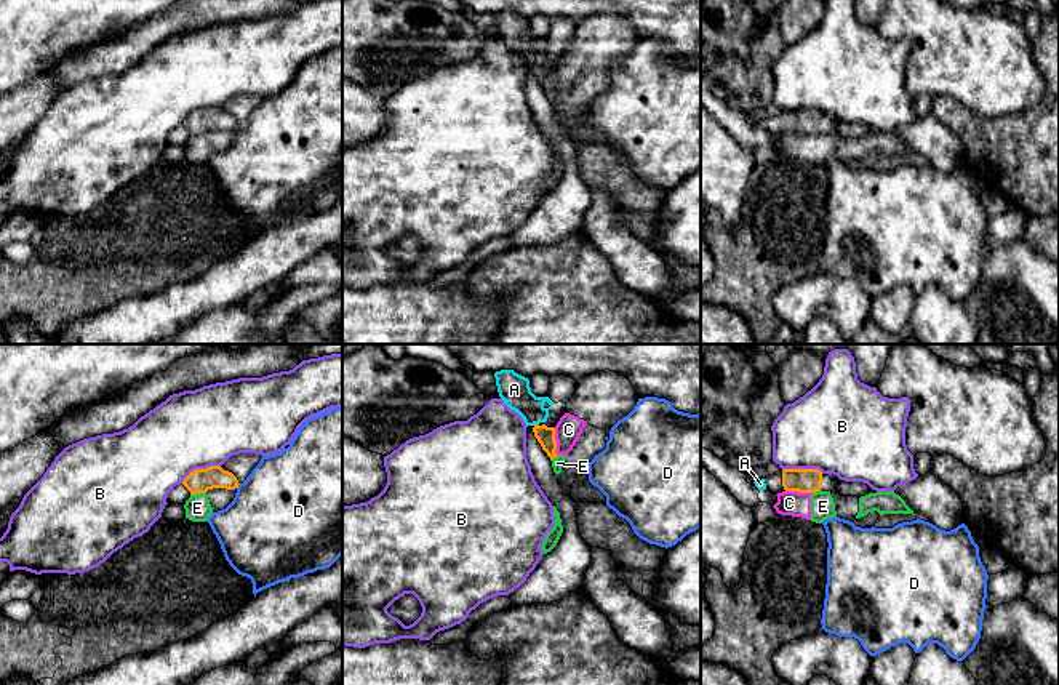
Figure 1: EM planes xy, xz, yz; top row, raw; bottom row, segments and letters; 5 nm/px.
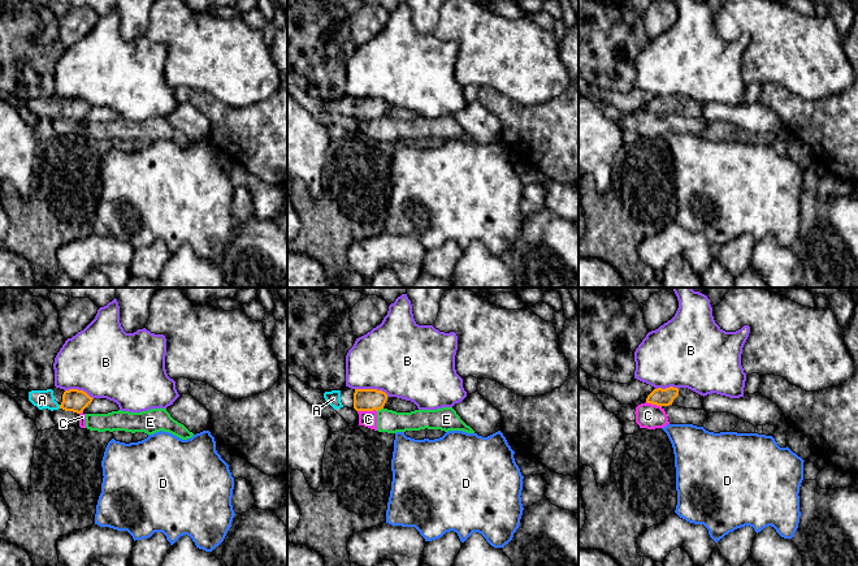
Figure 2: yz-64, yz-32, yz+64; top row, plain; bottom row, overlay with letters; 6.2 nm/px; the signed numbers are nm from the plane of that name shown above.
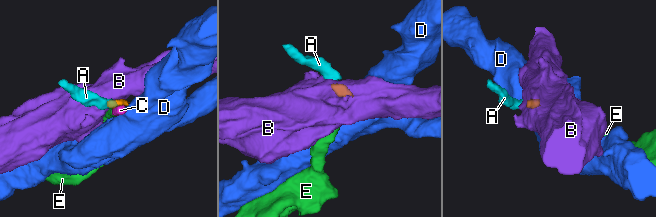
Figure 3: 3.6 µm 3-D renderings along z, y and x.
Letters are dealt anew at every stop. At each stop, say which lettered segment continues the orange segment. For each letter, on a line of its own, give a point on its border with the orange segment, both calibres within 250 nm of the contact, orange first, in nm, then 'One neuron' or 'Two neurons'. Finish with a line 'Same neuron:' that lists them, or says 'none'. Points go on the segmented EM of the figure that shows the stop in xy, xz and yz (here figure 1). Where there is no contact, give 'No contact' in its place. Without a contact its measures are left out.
A: Touches orange at xz (535, 424). Thickness 100 nm (orange) against 160 nm. One neuron
B: Touches orange at xy (200, 469). Thickness 120 nm (orange) against 400 nm. Two neurons
C: Touches orange at xz (555, 442). Thickness 100 nm (orange) against 130 nm. Two neurons
D: Touches orange at xy (237, 487). Thickness 120 nm (orange) against 480 nm. Two neurons
E: Touches orange at xy (197, 493). Thickness 120 nm (orange) against 130 nm. Two neurons
Same neuron: A

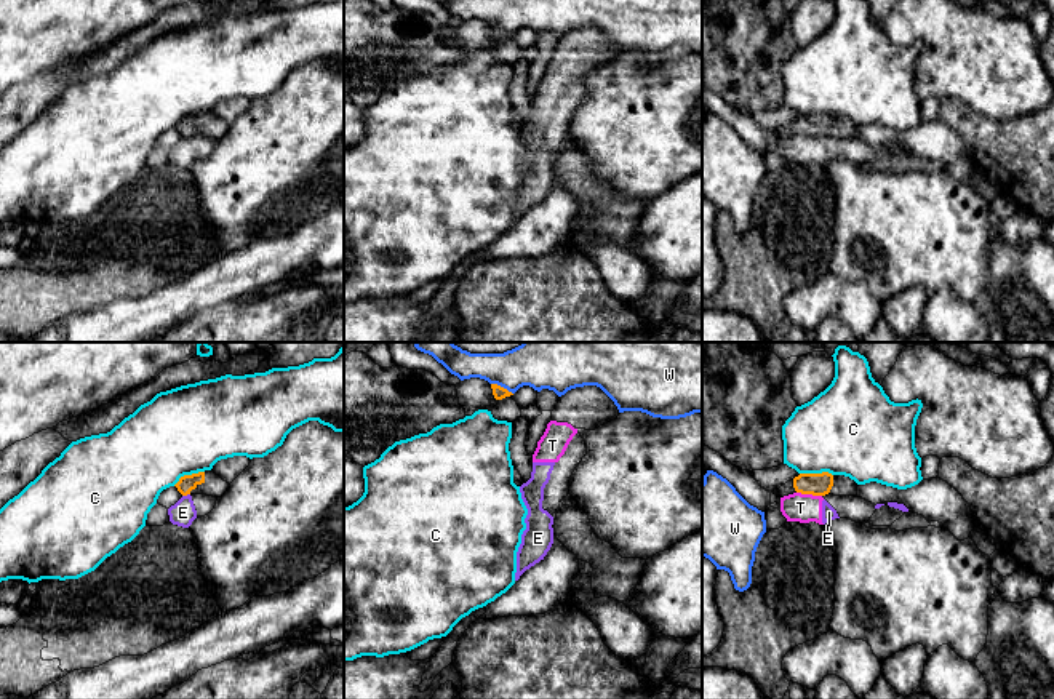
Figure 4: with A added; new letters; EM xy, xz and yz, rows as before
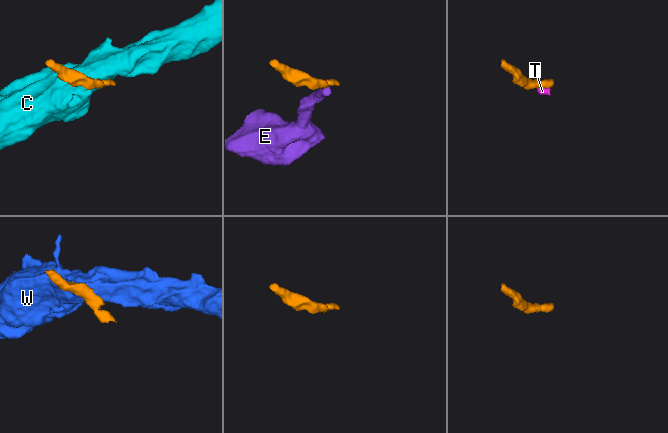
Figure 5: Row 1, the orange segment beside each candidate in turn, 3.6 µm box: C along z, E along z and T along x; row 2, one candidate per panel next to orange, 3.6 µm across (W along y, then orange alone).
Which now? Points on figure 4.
C: Touches orange at yz (816, 474). Thickness 110 nm (orange) against 440 nm. Two neurons
E: Touches orange at xy (186, 495). Thickness 90 nm (orange) against 120 nm. Two neurons
T: Touches orange at yz (810, 493). Thickness 110 nm (orange) against 140 nm. Two neurons
W: Touches orange at xz (503, 387). Thickness 70 nm (orange) against 280 nm. Two neurons
Same neuron: none

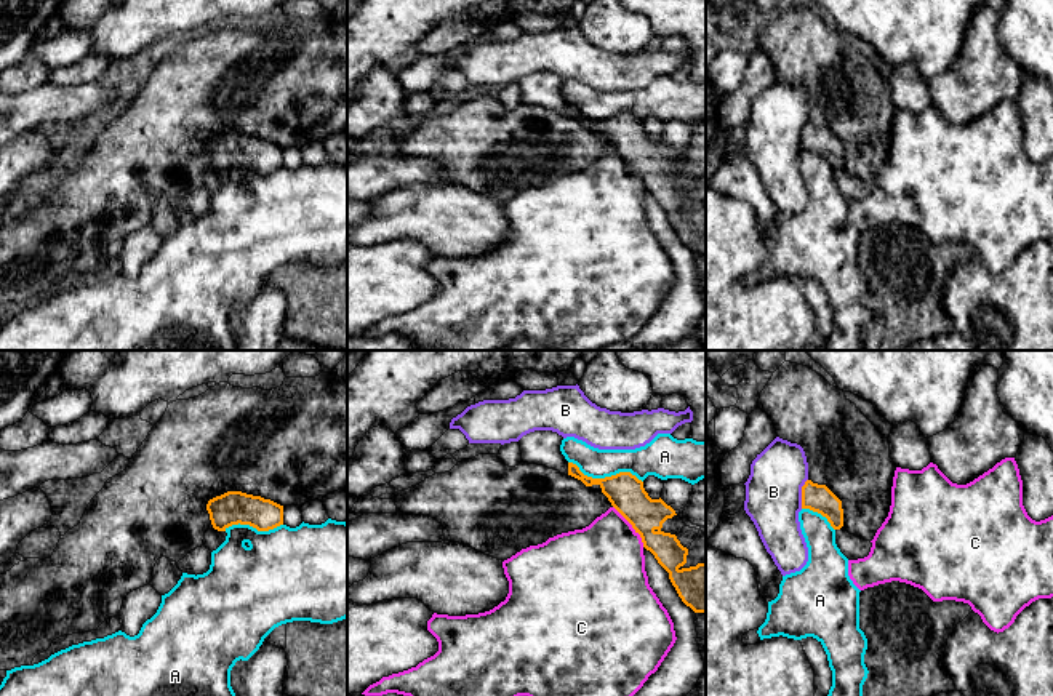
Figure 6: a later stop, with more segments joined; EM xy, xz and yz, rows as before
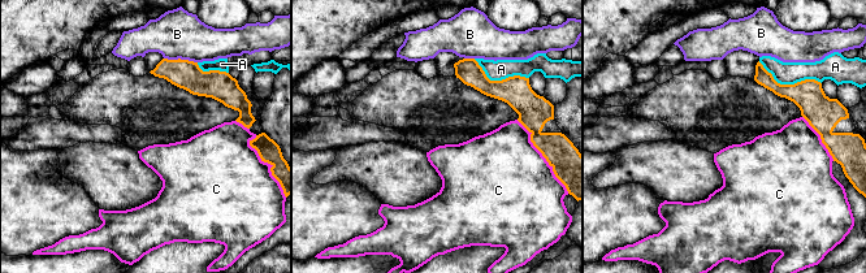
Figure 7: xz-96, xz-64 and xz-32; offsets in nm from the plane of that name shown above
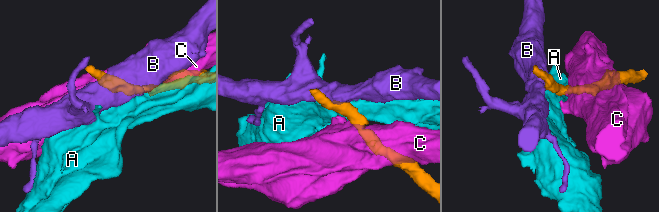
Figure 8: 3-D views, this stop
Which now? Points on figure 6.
A: Touches orange at xz (605, 477). Thickness 190 nm (orange) against 160 nm. Two neurons
B: Touches orange at yz (802, 493). Thickness 140 nm (orange) against 280 nm. Two neurons
C: Touches orange at xz (632, 527). Thickness 190 nm (orange) against 420 nm. Two neurons
Same neuron: none

